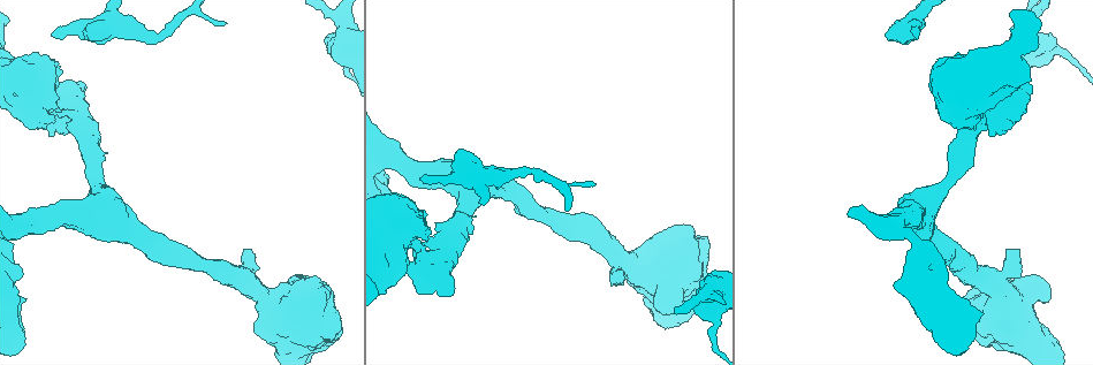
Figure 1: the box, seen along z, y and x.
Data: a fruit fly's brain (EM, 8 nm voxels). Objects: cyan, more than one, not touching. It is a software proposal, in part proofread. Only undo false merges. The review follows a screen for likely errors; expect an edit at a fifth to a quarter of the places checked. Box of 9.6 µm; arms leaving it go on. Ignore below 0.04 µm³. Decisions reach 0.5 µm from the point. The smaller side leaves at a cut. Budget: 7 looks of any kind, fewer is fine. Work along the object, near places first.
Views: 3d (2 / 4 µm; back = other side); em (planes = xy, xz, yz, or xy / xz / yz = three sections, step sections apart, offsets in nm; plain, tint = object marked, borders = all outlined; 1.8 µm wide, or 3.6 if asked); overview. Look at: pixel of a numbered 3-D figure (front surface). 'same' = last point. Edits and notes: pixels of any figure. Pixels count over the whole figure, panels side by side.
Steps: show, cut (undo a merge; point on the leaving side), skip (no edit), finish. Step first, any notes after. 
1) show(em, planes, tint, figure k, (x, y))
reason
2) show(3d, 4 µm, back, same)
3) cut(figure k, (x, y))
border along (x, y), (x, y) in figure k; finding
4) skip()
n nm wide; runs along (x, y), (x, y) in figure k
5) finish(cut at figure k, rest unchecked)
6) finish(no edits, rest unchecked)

show(em, 3.6 µm, xy, step 4, tint, figure 1, (114, 222))
sudden change in width

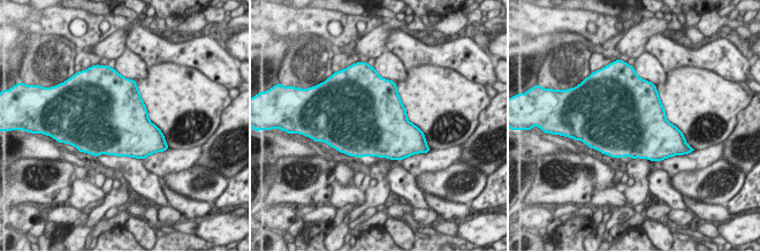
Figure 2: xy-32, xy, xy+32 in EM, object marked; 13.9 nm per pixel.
show(em, 3.6 µm, planes, tint, same)

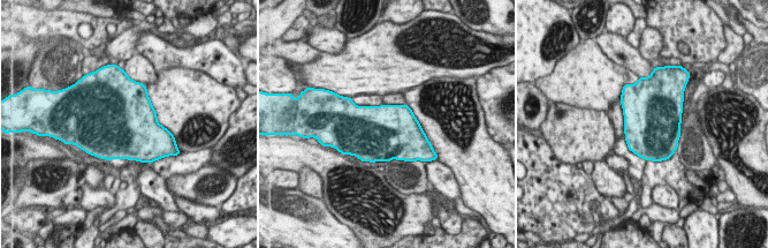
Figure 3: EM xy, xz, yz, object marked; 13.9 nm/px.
skip()
continuous, no second neuron

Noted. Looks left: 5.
show(3d, 4 µm, figure 1, (474, 176))
calibre changes

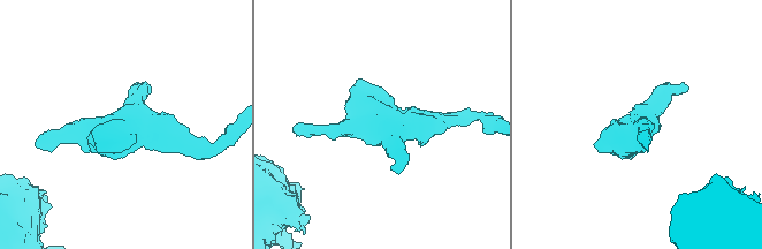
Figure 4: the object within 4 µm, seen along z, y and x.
show(em, 3.6 µm, xy, step 16, tint, figure 4, (129, 122))
need the tissue

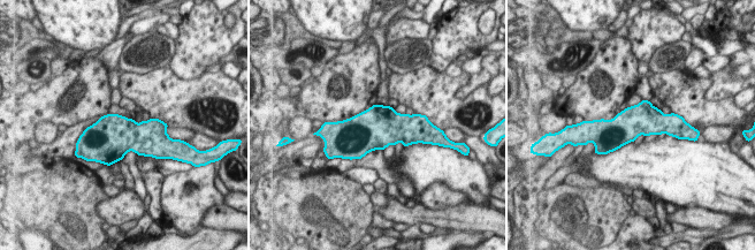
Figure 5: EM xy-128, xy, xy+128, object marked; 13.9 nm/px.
skip()
420 nm wide; all the same neuron

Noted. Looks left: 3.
show(3d, 4 µm, figure 1, (1062, 47))
calibre changes

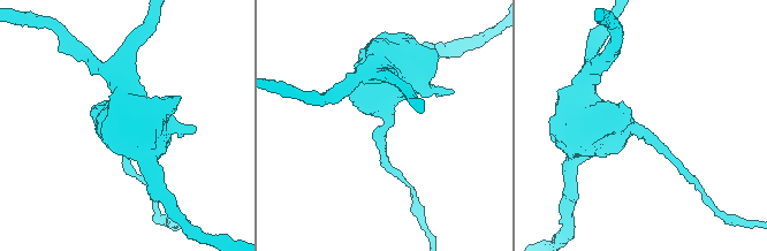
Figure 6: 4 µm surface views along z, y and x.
show(em, 3.6 µm, xy, step 8, tint, figure 6, (385, 121))

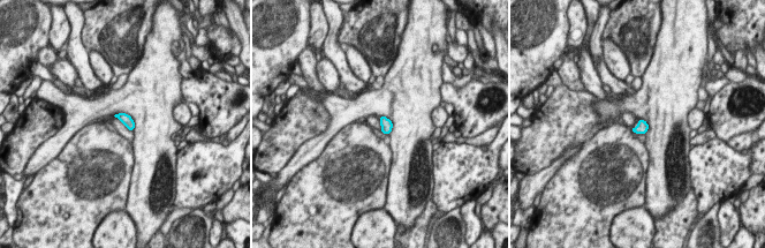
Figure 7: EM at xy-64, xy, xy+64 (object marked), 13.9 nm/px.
show(em, 3.6 µm, yz, step 4, tint, same)

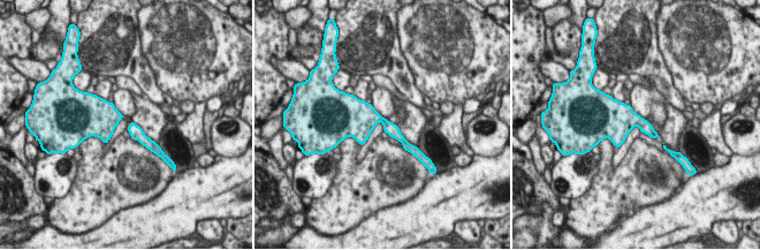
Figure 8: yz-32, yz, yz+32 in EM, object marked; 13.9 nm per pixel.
skip()
one neuron here

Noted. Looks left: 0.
finish(no edits, rest unchecked)

